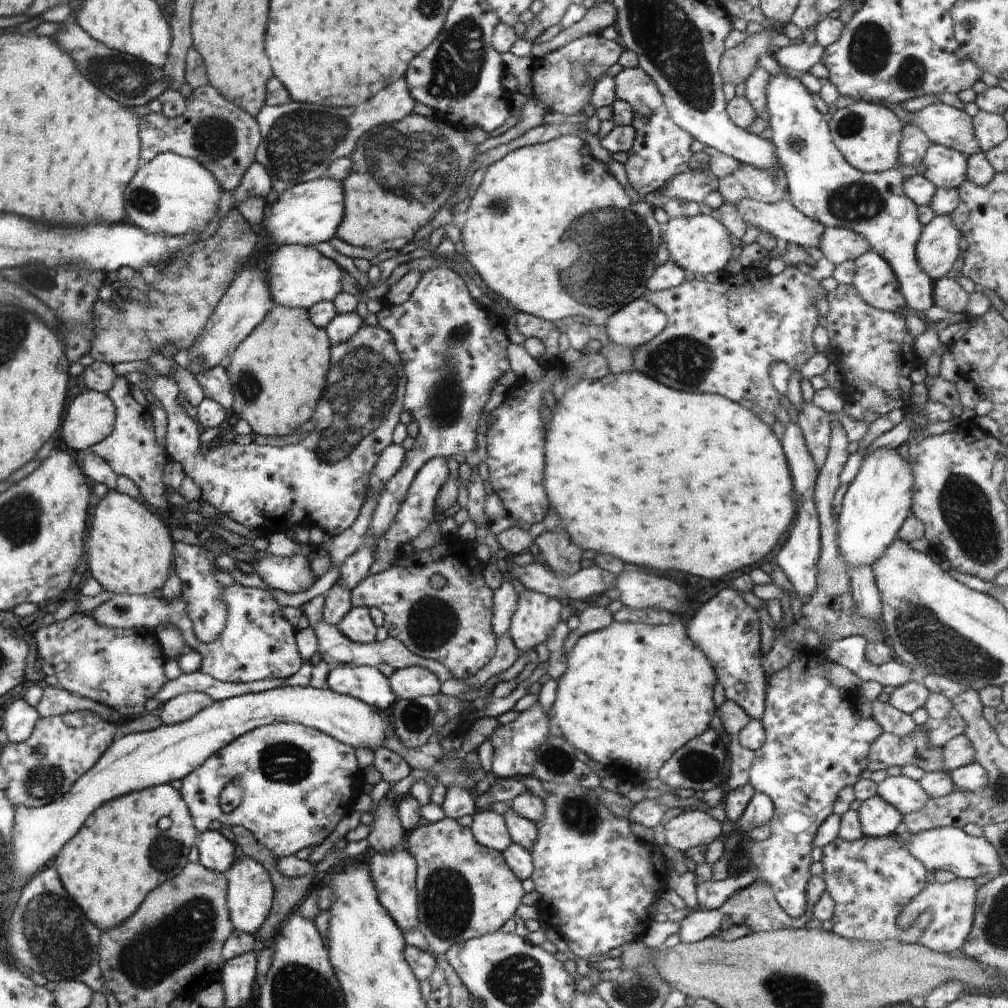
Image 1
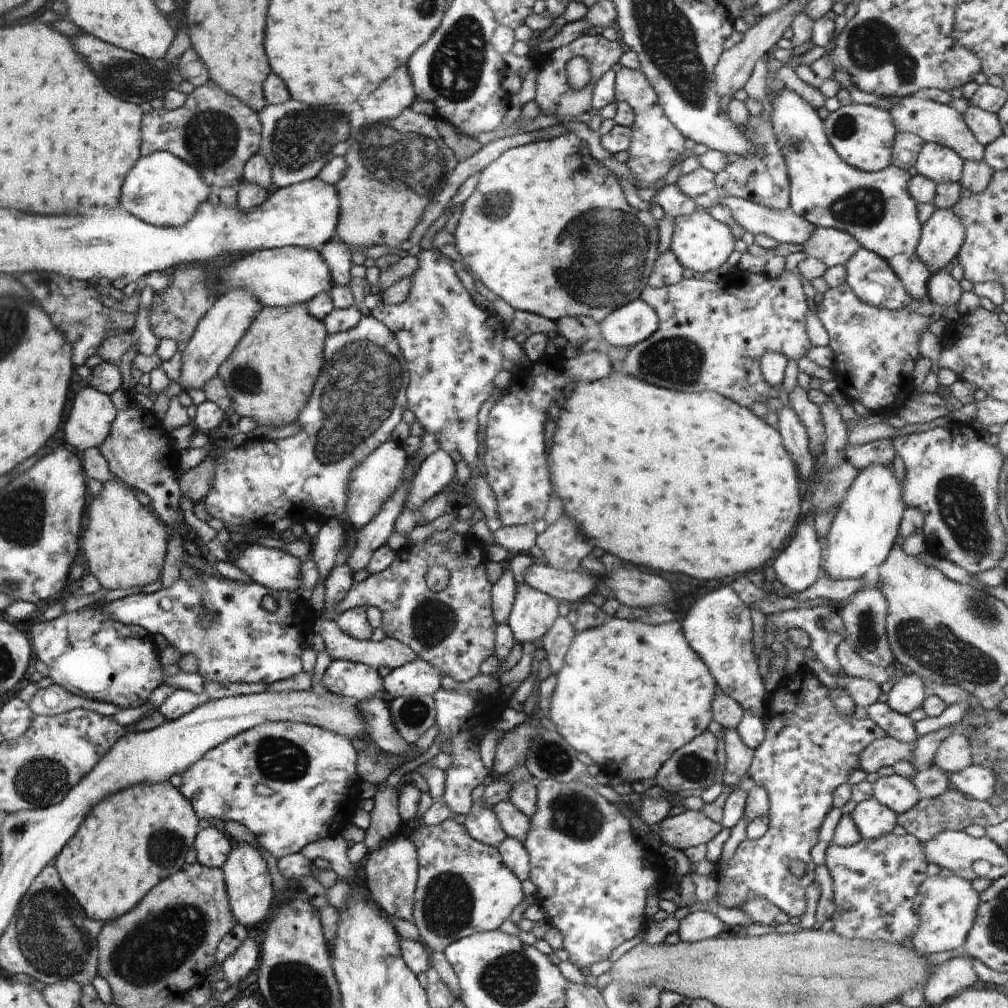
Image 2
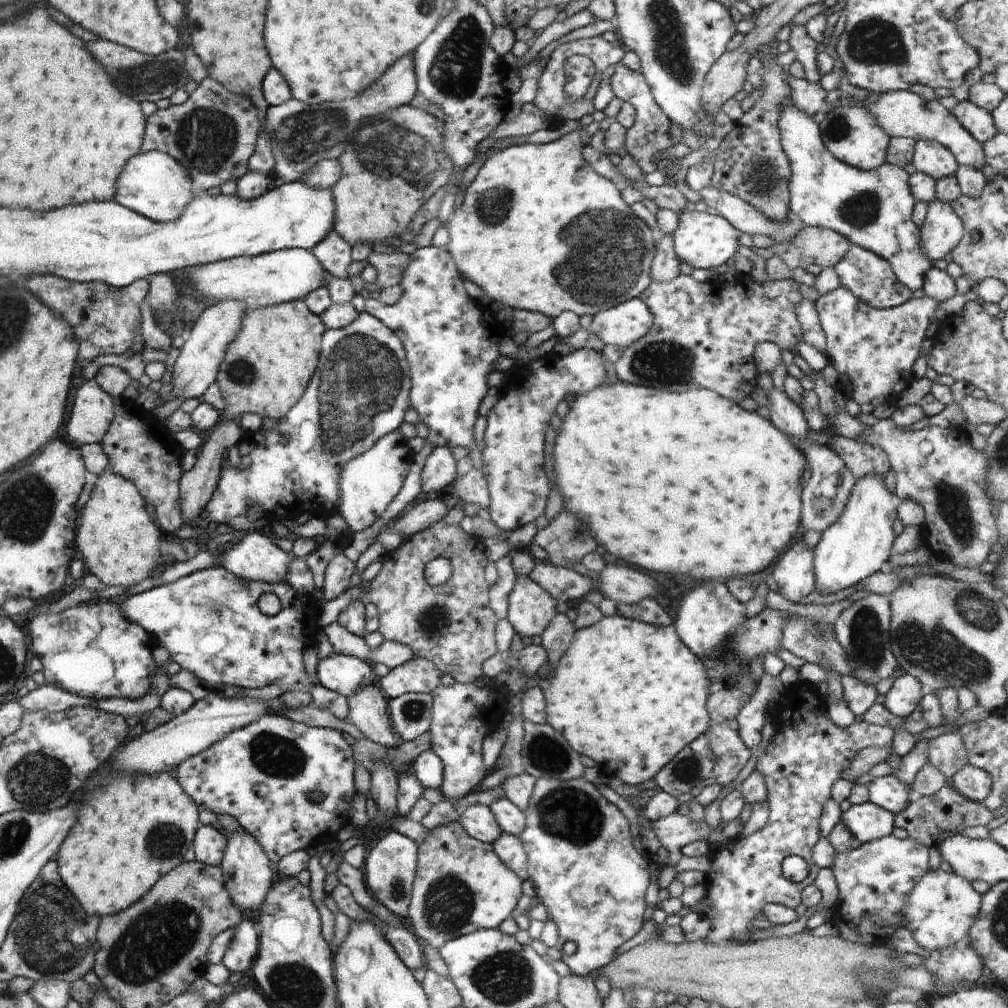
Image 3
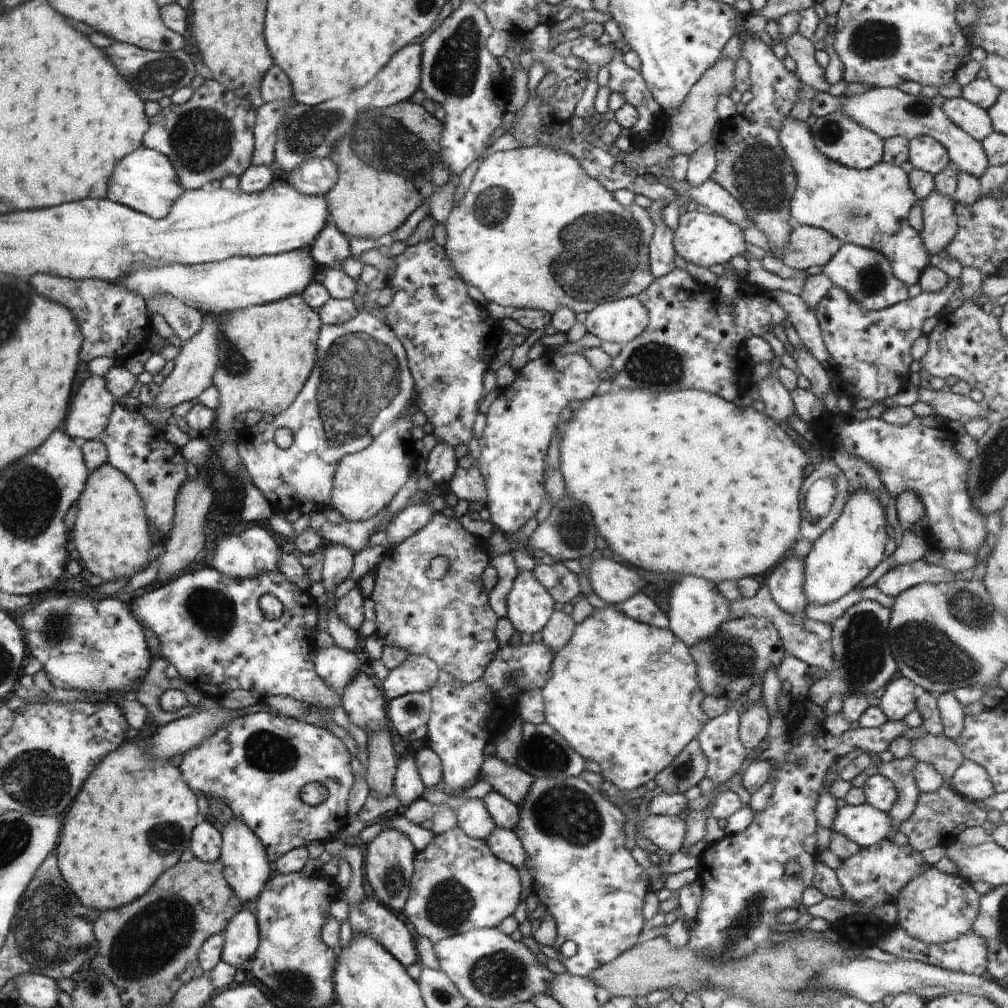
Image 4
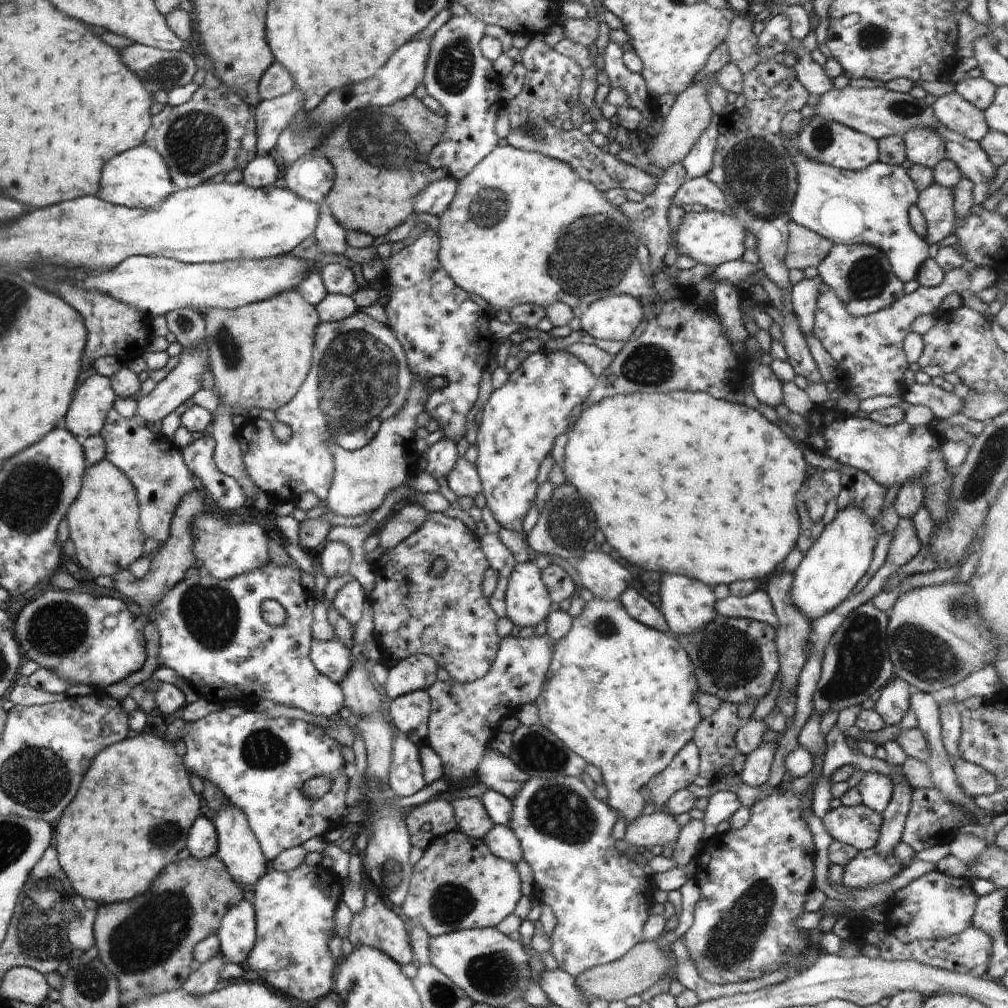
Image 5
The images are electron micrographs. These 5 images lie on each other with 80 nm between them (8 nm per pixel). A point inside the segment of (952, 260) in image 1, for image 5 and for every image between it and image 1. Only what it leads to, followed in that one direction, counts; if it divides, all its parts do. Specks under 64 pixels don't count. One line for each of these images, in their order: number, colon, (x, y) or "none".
2: (943, 234)
3: (942, 229)
4: (940, 222)
5: (936, 203)

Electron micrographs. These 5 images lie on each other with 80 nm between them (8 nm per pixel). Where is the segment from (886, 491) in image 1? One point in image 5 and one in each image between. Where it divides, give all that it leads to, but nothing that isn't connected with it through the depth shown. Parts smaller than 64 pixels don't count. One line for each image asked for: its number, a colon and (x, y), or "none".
2: (864, 531)
3: (856, 546)
4: (853, 546)
5: (838, 559)

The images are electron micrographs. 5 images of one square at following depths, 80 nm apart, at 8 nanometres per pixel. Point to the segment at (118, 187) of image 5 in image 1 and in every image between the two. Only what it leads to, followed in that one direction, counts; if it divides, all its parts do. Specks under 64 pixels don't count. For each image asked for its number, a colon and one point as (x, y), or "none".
1: (172, 195)
2: (161, 189)
3: (153, 184)
4: (145, 180)

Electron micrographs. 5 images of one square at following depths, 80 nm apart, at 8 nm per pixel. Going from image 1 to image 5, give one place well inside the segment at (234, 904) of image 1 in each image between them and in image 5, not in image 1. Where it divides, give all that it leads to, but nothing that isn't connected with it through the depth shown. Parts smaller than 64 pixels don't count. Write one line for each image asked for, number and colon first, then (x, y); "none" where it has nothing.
2: (249, 886)
3: (246, 870)
4: (246, 868)
5: (238, 848)

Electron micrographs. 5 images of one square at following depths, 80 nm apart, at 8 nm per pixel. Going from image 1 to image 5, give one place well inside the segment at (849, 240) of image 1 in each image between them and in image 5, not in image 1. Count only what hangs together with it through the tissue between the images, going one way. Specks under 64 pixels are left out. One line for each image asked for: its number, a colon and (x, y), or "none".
2: (833, 247)
3: (812, 245)
4: (807, 246)
5: (805, 248)

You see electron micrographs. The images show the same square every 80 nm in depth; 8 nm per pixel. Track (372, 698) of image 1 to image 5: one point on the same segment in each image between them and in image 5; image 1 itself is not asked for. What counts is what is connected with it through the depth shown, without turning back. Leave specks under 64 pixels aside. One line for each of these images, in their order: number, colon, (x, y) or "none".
2: (354, 680)
3: (344, 674)
4: (336, 666)
5: (332, 658)

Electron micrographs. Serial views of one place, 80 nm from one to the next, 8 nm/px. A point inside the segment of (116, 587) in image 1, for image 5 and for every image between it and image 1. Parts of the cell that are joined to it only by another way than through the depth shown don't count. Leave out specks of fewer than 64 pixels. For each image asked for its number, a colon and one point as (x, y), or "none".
2: (125, 546)
3: (120, 545)
4: (111, 534)
5: (104, 523)

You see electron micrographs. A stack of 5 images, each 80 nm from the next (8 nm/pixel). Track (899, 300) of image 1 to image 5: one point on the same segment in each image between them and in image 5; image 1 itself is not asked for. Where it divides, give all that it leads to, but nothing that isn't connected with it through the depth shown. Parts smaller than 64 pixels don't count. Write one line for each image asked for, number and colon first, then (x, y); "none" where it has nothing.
2: (872, 280)
3: (869, 277)
4: (865, 275)
5: (861, 276)

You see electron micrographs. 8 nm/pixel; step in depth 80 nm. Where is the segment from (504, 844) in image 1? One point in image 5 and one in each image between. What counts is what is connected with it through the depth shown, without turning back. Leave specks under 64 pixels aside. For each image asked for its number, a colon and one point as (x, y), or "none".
2: (481, 823)
3: (478, 822)
4: (474, 820)
5: (472, 820)

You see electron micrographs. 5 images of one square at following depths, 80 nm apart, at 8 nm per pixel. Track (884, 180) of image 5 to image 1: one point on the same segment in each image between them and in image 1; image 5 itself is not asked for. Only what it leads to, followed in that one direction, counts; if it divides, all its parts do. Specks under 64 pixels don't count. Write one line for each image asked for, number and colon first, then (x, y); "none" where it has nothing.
1: (821, 184)
2: (875, 207)
3: (872, 209)
4: (870, 208)

